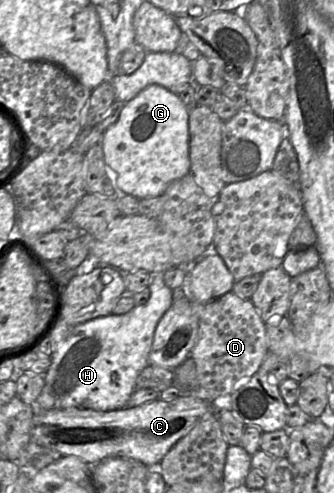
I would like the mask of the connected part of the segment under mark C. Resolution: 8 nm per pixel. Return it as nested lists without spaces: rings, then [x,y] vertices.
[[[182,394],[172,401],[164,401],[159,398],[139,406],[124,407],[111,411],[97,411],[83,407],[37,411],[35,407],[31,439],[53,454],[60,456],[74,455],[90,466],[96,465],[107,458],[120,457],[141,462],[150,471],[155,471],[159,469],[160,461],[176,442],[185,436],[202,416],[214,410],[215,408],[211,401],[189,394]]]

